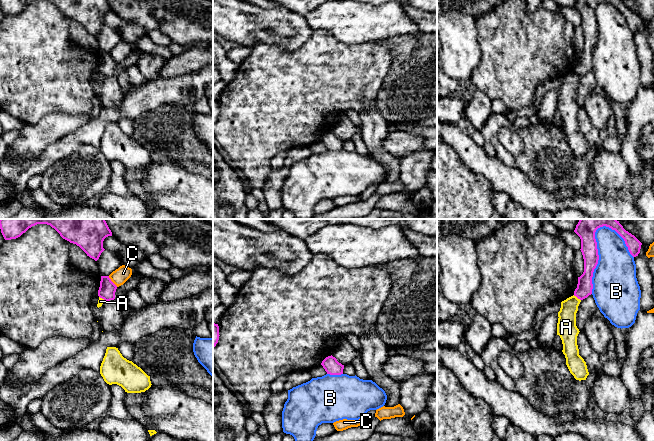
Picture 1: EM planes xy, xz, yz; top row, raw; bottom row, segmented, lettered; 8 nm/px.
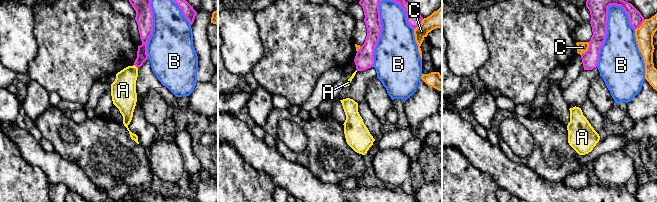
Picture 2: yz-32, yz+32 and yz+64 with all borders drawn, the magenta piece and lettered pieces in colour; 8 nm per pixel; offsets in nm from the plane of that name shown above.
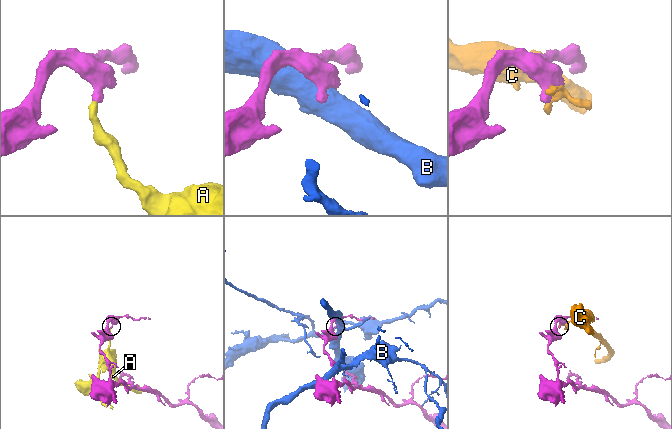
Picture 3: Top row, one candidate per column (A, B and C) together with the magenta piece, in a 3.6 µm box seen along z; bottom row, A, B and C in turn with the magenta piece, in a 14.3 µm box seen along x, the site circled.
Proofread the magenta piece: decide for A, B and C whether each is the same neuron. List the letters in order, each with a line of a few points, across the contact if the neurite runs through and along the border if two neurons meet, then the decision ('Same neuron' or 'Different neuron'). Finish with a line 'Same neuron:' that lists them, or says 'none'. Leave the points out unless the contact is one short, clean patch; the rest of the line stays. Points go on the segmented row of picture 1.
A: Line: yz (573, 295), (580, 300). Different neuron
B: Different neuron
C: Different neuron
Same neuron: none

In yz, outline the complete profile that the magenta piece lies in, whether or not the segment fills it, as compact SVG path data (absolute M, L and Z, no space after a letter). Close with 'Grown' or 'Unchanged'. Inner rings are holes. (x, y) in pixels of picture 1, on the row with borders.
M580 219L574 232L581 239L581 252L584 259L584 272L578 277L574 296L583 300L592 294L592 277L599 260L595 232L600 227L609 227L615 230L625 241L633 257L640 253L642 243L631 233L626 231L616 219Z. Unchanged

